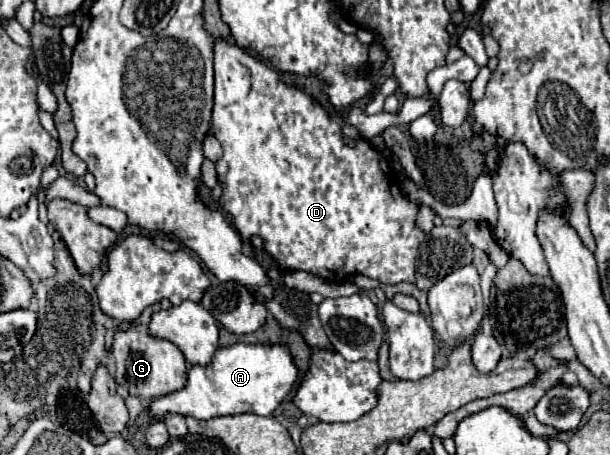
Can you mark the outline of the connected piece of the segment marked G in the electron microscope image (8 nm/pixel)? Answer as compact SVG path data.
M131 324L127 330L115 332L111 354L115 358L115 380L131 396L155 400L159 396L181 390L187 382L187 364L177 344L151 336L147 324Z

